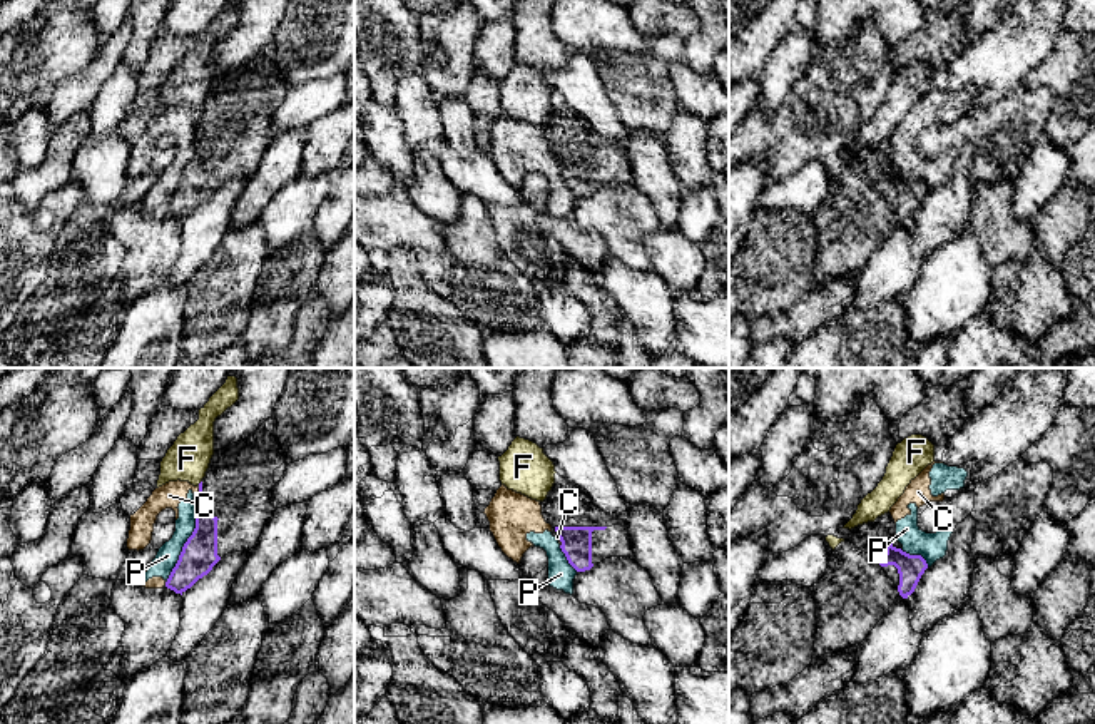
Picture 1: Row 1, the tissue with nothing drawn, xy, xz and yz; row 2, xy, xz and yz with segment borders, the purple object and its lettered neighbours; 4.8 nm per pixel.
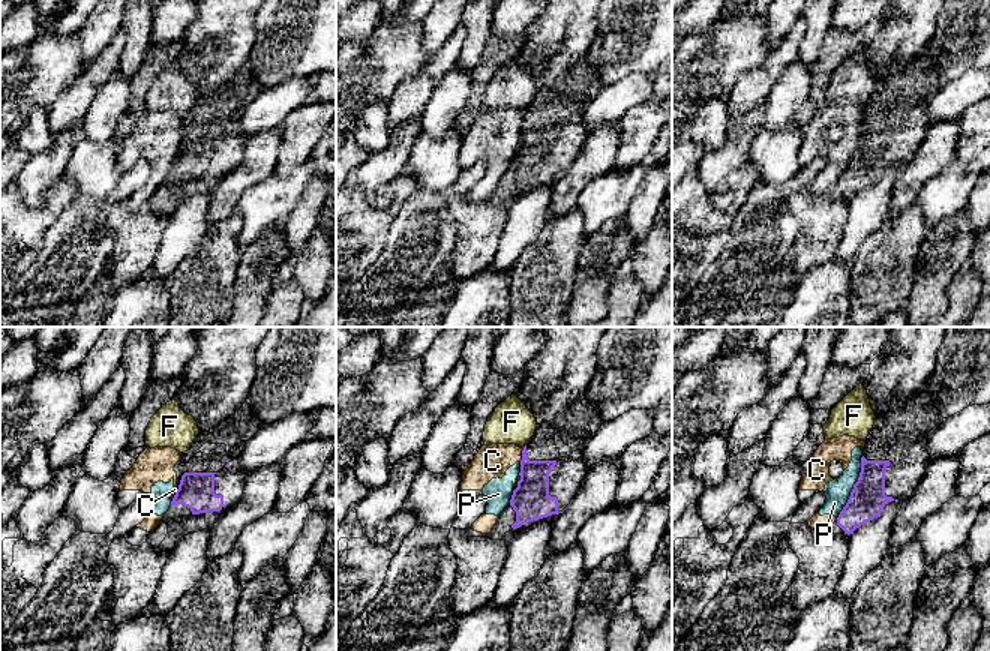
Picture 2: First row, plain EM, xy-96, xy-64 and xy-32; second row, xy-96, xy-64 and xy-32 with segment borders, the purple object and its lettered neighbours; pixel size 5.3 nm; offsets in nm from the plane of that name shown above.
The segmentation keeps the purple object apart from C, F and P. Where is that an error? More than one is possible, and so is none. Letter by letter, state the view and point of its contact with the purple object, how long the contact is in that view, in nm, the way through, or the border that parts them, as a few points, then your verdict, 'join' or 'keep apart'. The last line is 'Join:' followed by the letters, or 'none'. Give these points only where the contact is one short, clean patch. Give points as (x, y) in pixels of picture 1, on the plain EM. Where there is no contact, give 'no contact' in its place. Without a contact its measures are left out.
C: meets purple in xz at (560, 166); contact 60 nm long; keep apart
F: meets purple in xy at (199, 109); contact 40 nm long; border along xy (201, 106), (198, 111); keep apart
P: meets purple in xy at (184, 171); contact 380 nm long; border along xy (196, 134), (196, 152), (166, 208); keep apart
Join: none

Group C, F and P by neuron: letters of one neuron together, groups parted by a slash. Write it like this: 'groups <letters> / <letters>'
groups C P / F

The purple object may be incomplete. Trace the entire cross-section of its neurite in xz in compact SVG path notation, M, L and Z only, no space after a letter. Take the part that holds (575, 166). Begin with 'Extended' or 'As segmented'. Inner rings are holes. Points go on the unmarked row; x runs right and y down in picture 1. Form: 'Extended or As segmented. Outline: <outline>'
Extended. Outline: M558 99L540 130L545 147L552 150L552 161L560 164L560 174L577 197L590 196L610 182L634 181L627 149L595 132Z

